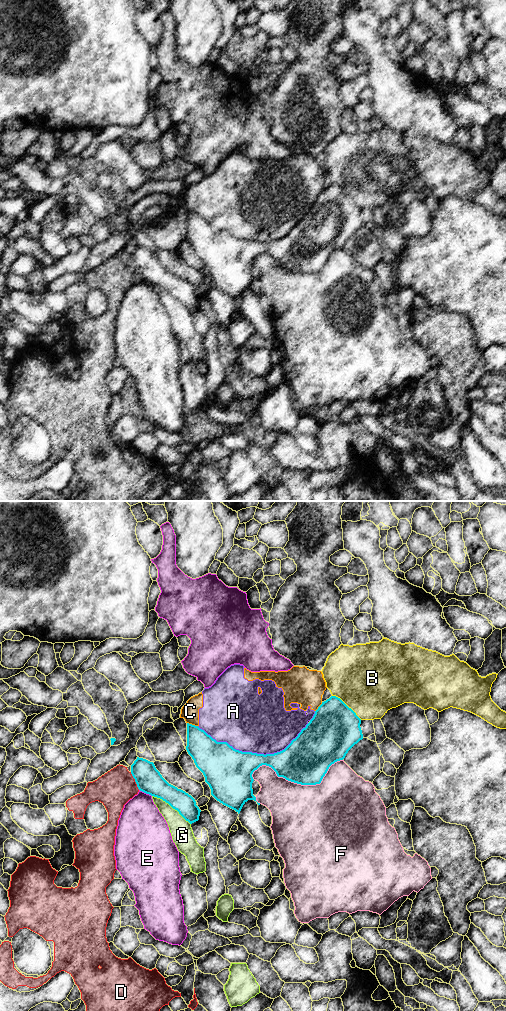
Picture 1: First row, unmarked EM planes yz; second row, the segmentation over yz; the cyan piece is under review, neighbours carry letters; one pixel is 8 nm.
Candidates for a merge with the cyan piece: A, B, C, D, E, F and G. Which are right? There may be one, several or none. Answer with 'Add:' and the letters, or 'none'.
Add: none

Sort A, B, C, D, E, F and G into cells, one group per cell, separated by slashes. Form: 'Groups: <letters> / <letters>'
Groups: A C / B / D / E / F / G

